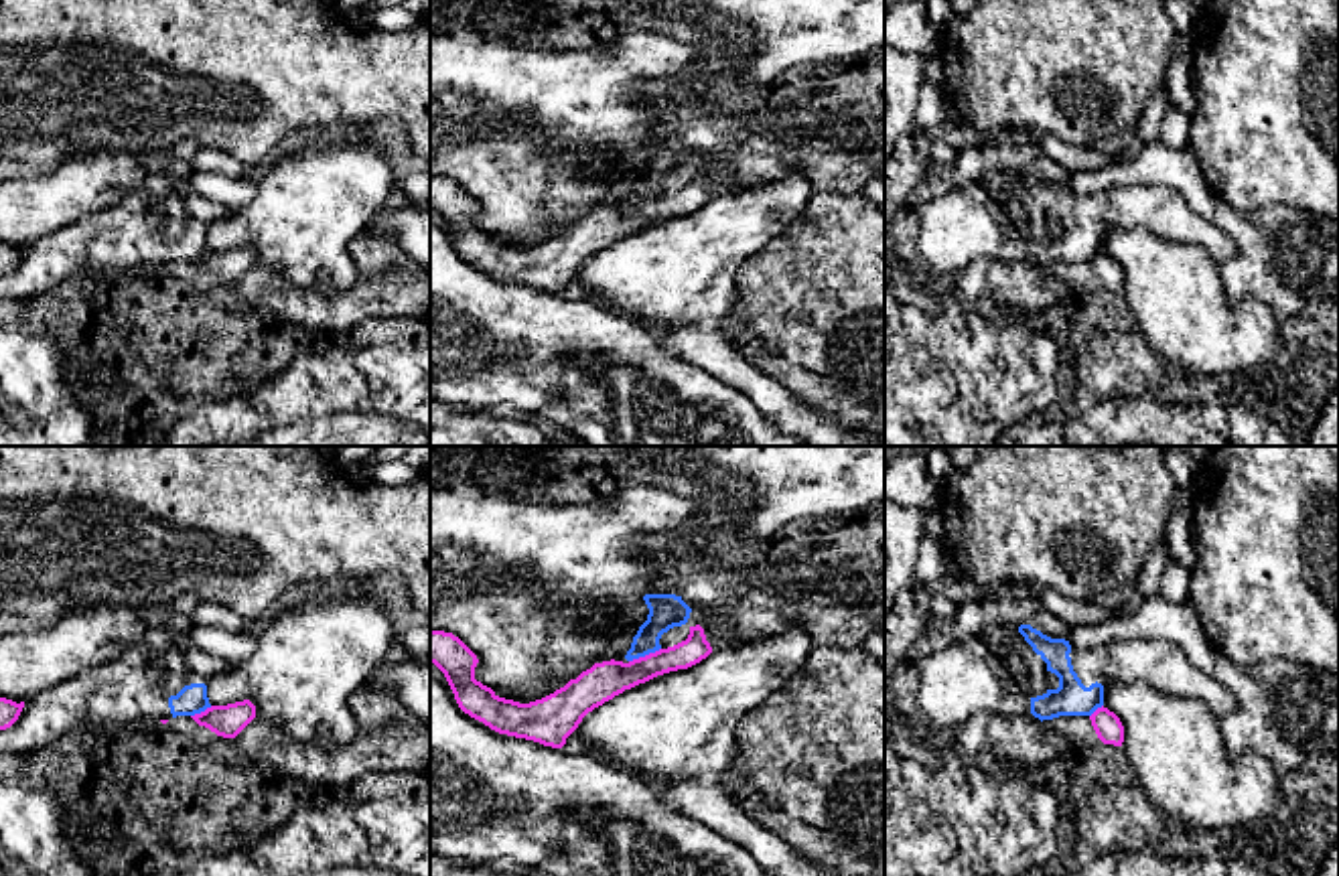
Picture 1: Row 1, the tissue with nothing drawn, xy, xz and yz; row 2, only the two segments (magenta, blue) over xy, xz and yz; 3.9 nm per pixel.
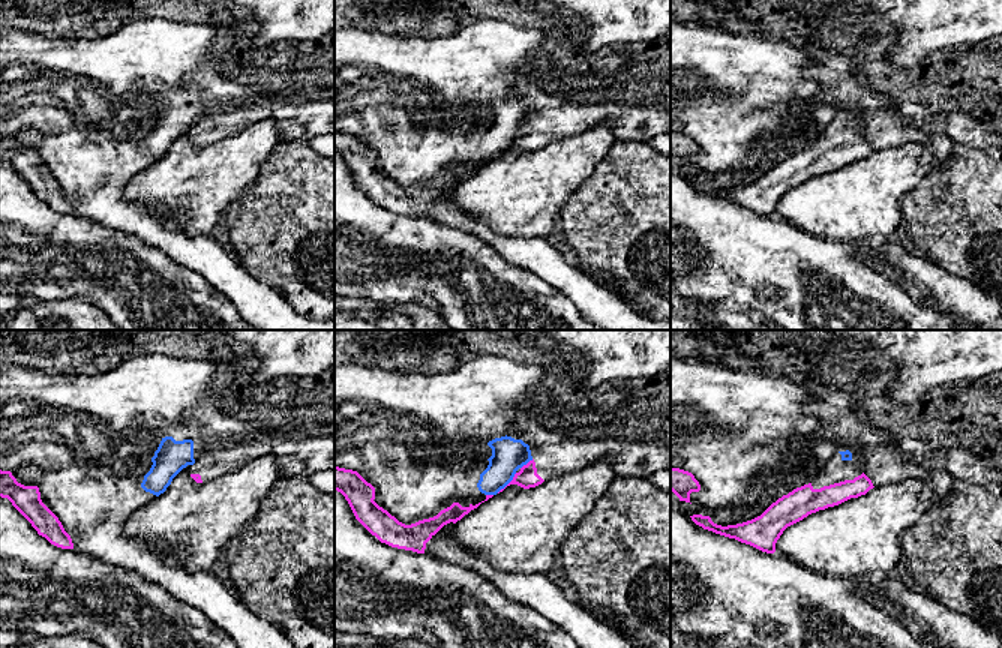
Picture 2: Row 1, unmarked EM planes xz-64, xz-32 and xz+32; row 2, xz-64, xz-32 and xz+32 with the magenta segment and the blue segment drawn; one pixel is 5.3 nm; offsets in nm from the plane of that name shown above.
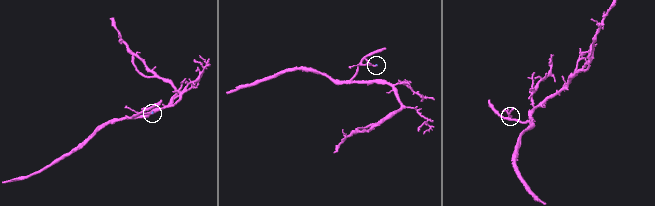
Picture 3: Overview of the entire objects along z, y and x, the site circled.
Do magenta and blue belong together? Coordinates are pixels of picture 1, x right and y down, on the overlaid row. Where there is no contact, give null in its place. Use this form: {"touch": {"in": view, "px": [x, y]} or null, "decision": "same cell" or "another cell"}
{"touch": {"in": "xz", "px": [646, 655]}, "decision": "another cell"}

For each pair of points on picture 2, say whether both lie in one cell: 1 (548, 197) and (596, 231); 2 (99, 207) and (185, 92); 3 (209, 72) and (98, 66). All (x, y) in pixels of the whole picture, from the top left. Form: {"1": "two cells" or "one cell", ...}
{"1": "two cells", "2": "one cell", "3": "one cell"}

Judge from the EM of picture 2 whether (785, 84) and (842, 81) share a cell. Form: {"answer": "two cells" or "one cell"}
{"answer": "two cells"}

